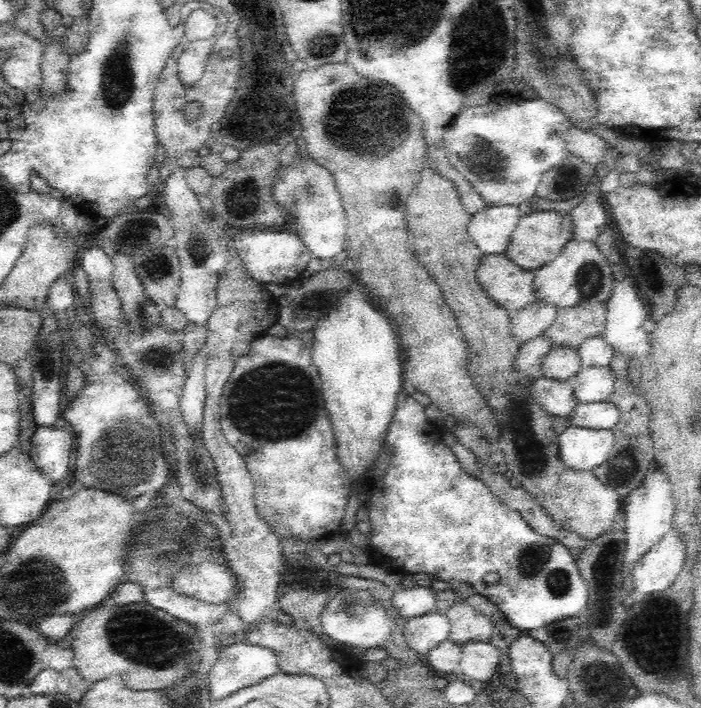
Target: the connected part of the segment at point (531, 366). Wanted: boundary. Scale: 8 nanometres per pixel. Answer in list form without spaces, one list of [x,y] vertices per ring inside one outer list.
[[[543,334],[521,343],[514,359],[514,372],[532,378],[540,370],[542,362],[550,350],[552,350],[550,341]]]

